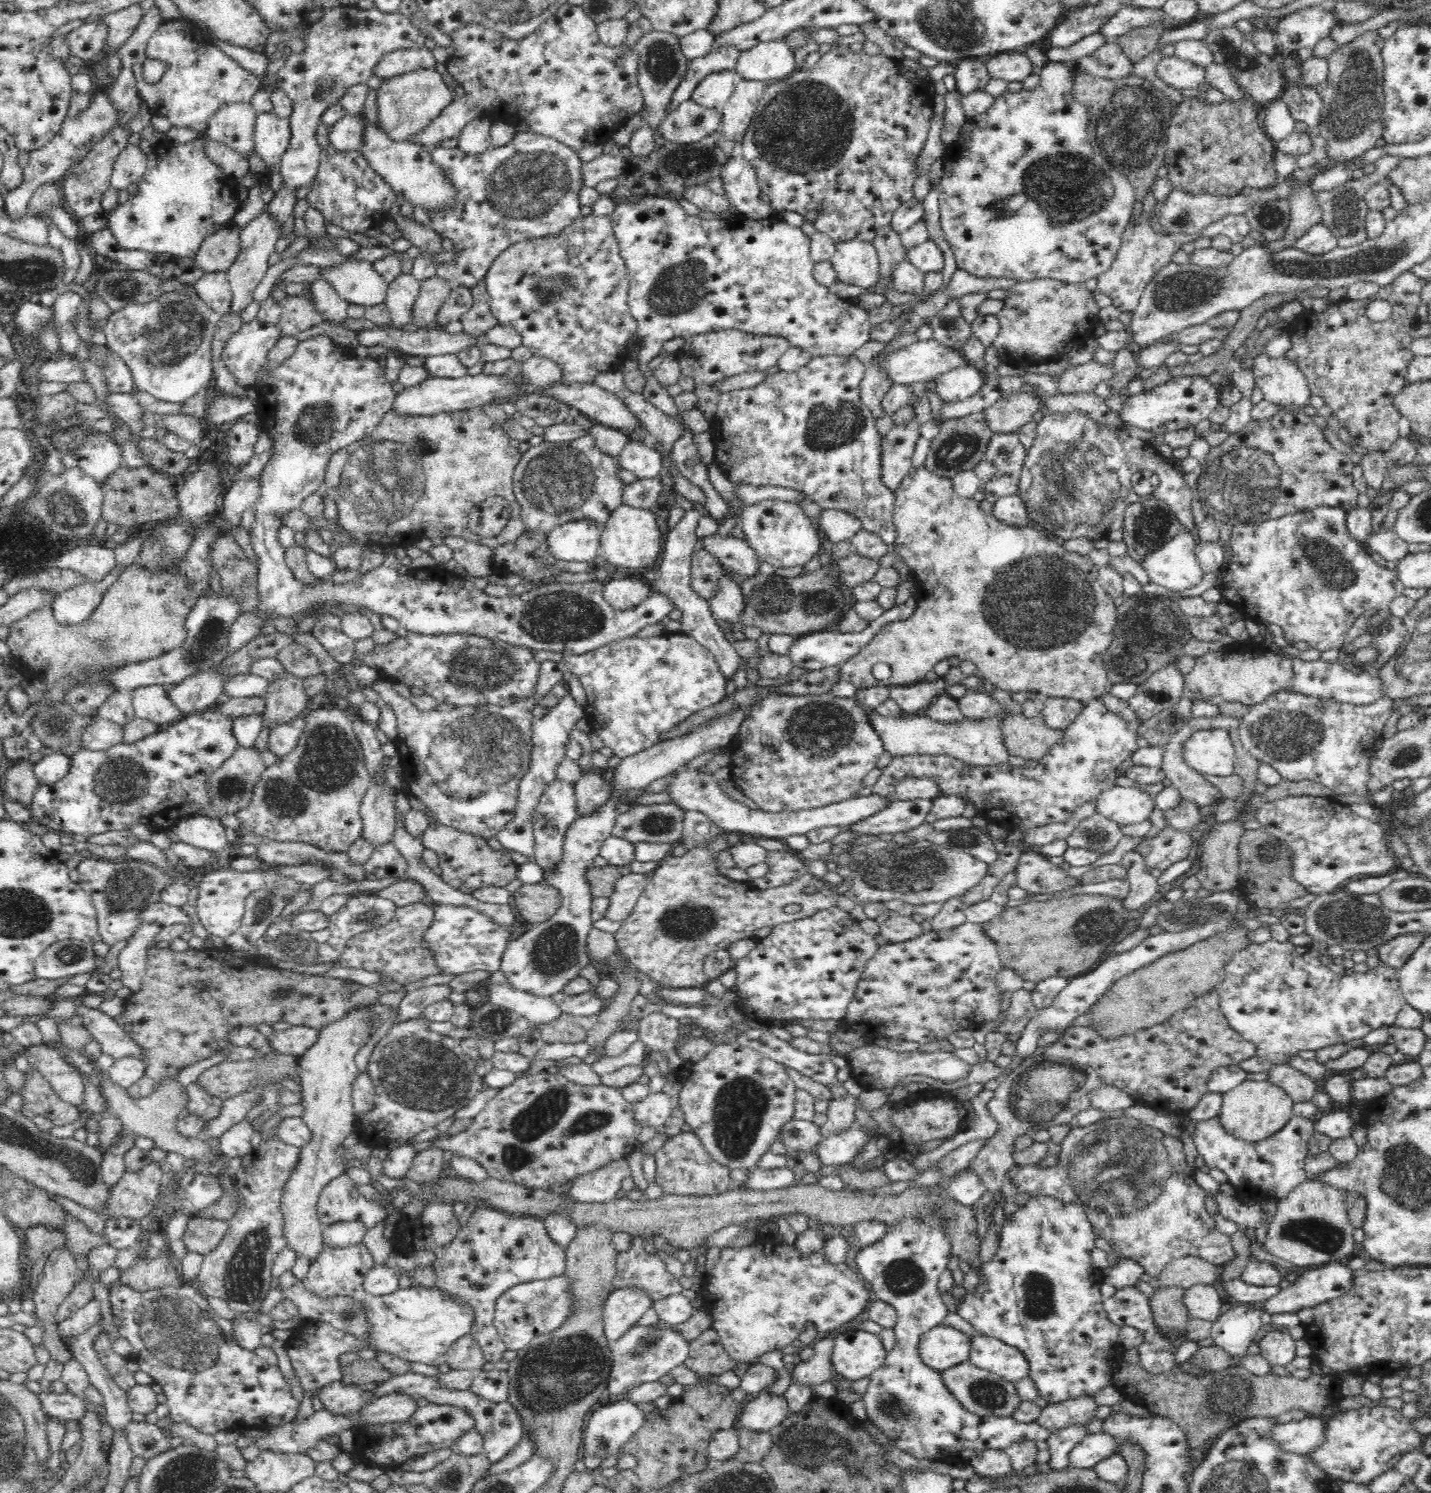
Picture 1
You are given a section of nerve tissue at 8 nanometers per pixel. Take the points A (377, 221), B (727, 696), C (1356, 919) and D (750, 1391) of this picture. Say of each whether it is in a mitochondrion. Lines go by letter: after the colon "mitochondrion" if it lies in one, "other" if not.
A: other
B: other
C: mitochondrion
D: other

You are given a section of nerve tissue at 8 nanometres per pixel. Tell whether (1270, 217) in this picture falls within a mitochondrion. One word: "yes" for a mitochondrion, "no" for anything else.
yes

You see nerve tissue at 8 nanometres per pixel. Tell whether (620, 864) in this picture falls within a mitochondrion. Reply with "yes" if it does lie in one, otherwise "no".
no

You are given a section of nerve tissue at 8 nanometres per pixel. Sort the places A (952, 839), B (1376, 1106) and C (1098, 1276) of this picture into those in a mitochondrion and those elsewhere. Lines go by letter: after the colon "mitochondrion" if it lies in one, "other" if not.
A: mitochondrion
B: other
C: other

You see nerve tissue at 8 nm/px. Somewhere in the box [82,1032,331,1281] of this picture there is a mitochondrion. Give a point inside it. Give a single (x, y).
(173, 1103)

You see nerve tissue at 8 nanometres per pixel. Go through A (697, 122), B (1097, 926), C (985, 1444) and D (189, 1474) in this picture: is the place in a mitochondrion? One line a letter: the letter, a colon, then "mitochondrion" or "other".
A: mitochondrion
B: mitochondrion
C: other
D: mitochondrion

